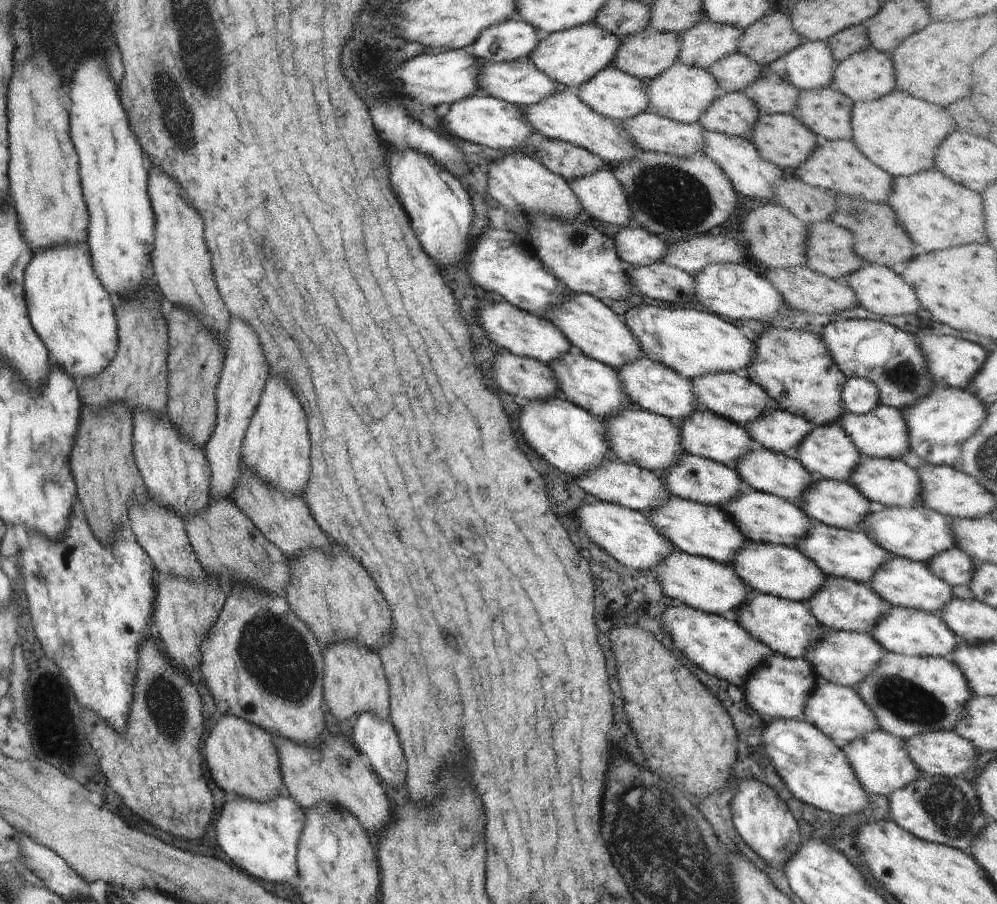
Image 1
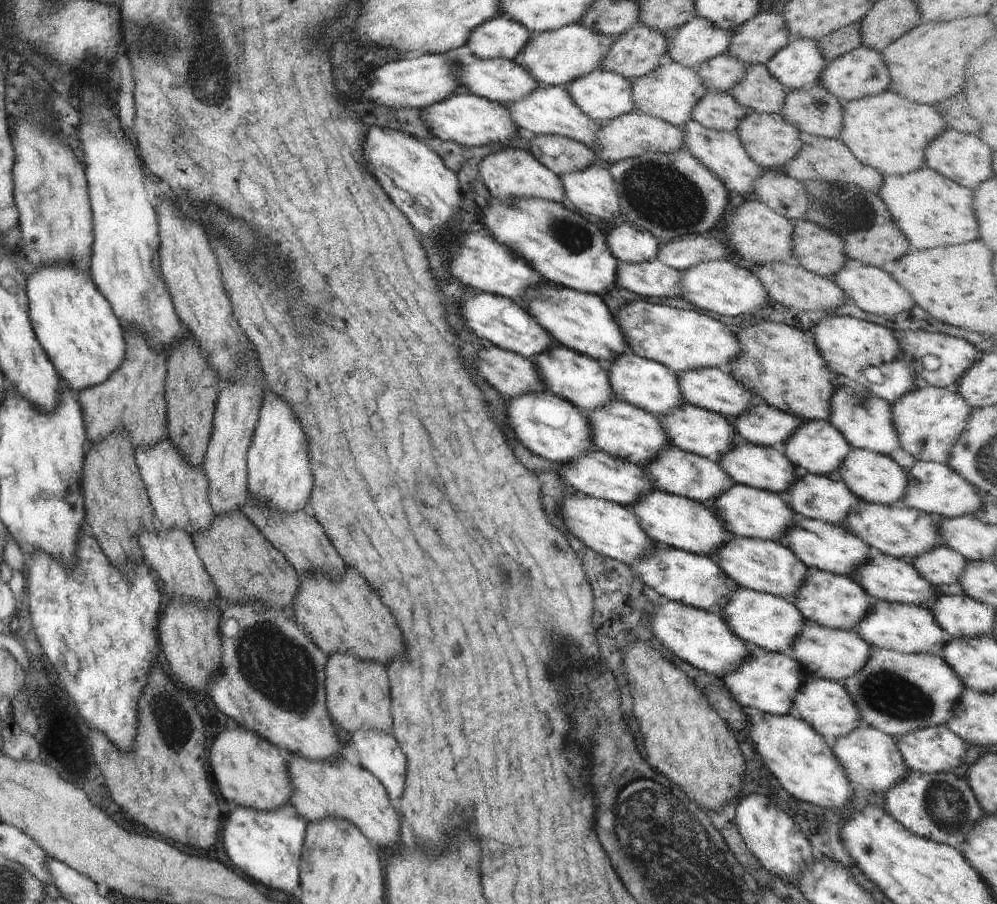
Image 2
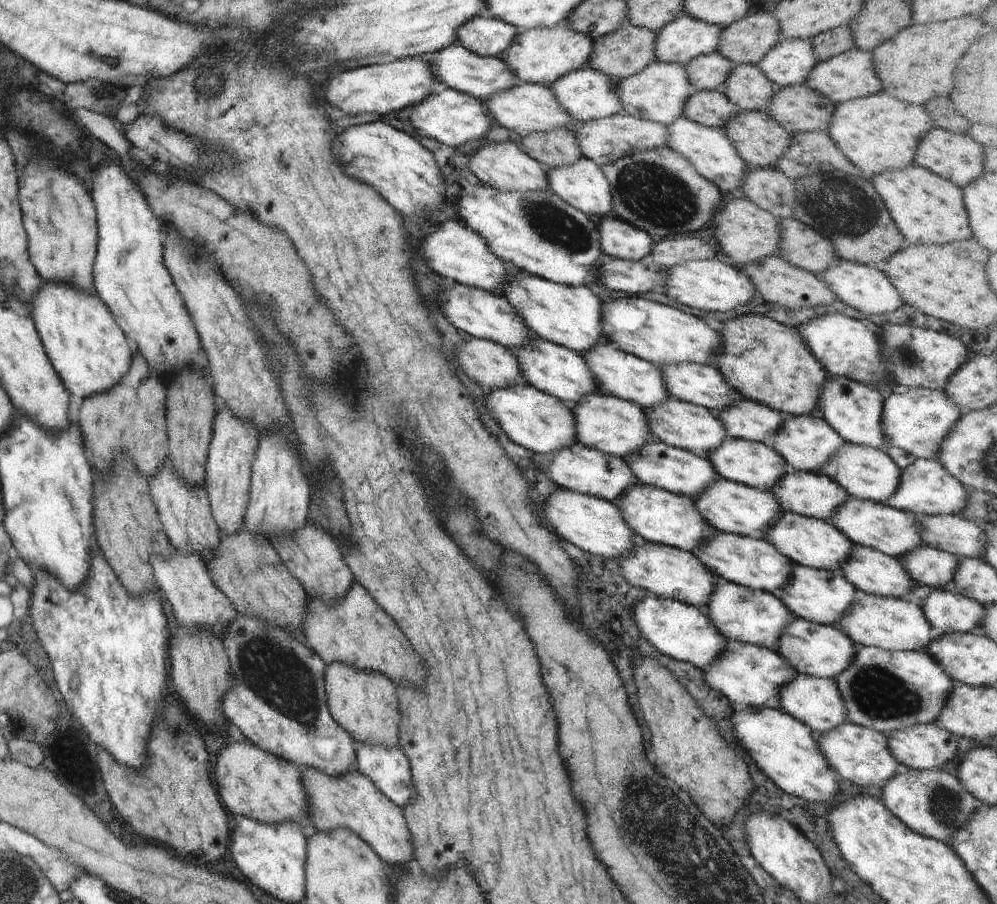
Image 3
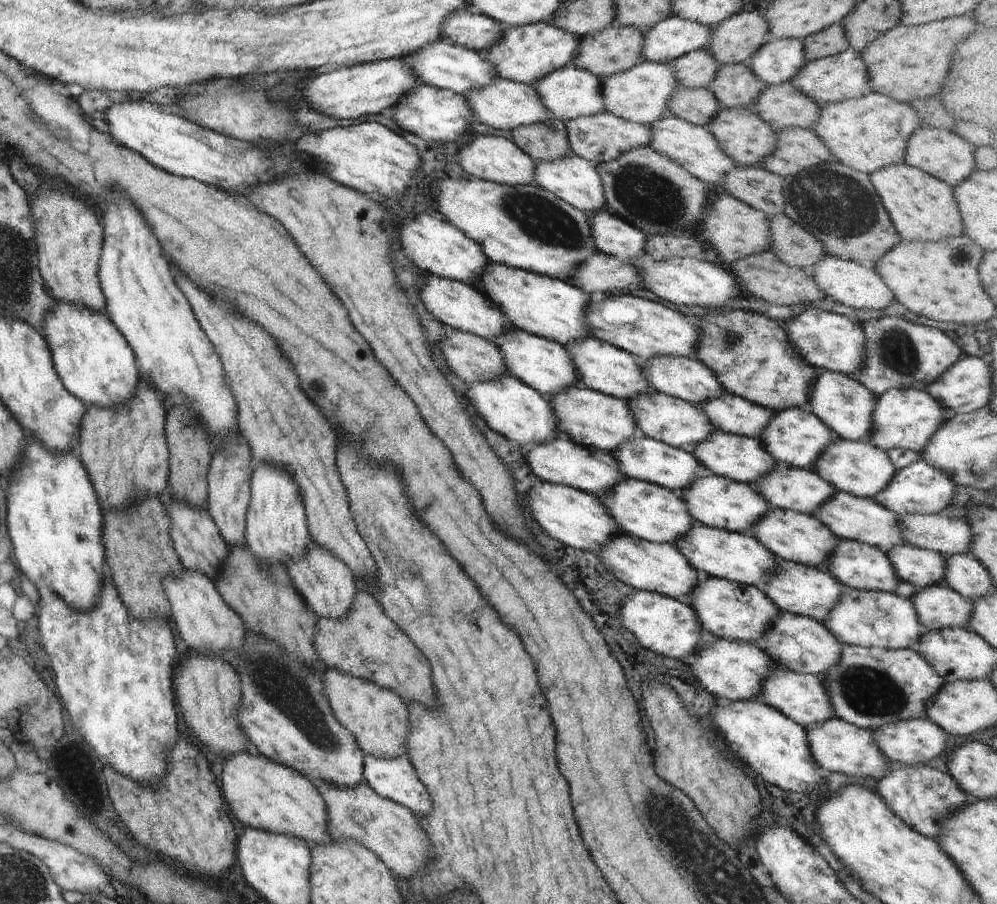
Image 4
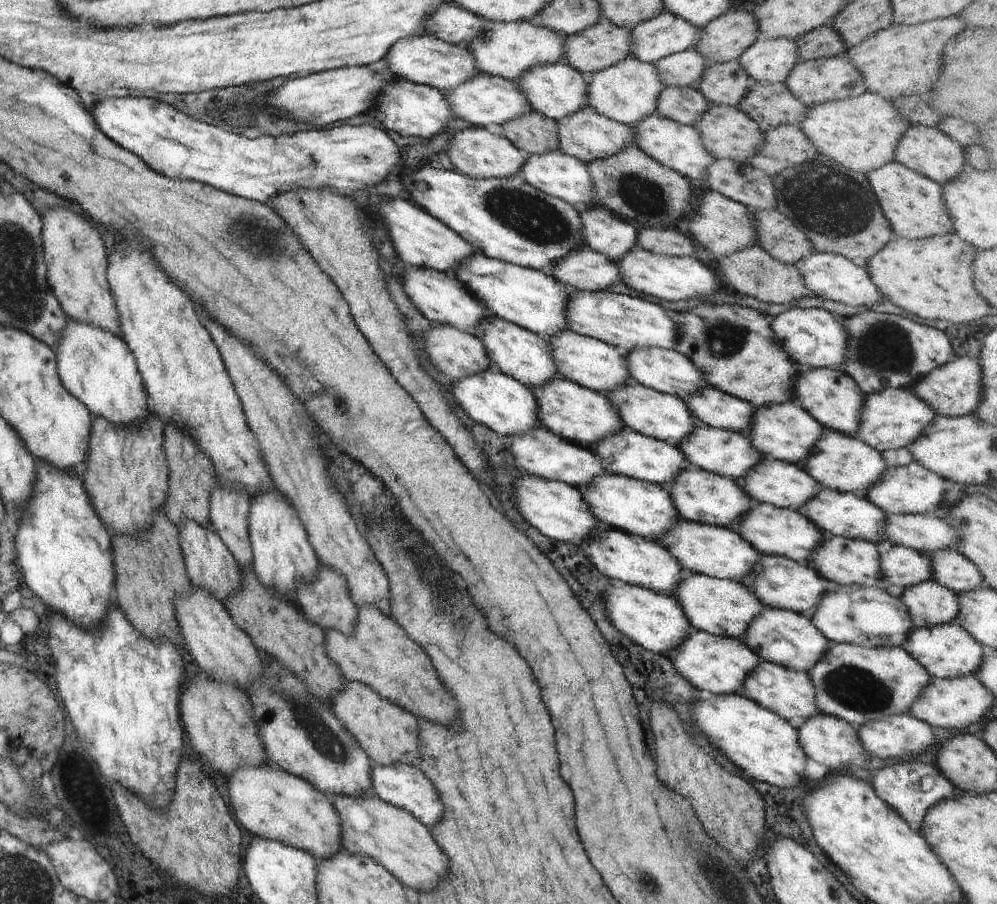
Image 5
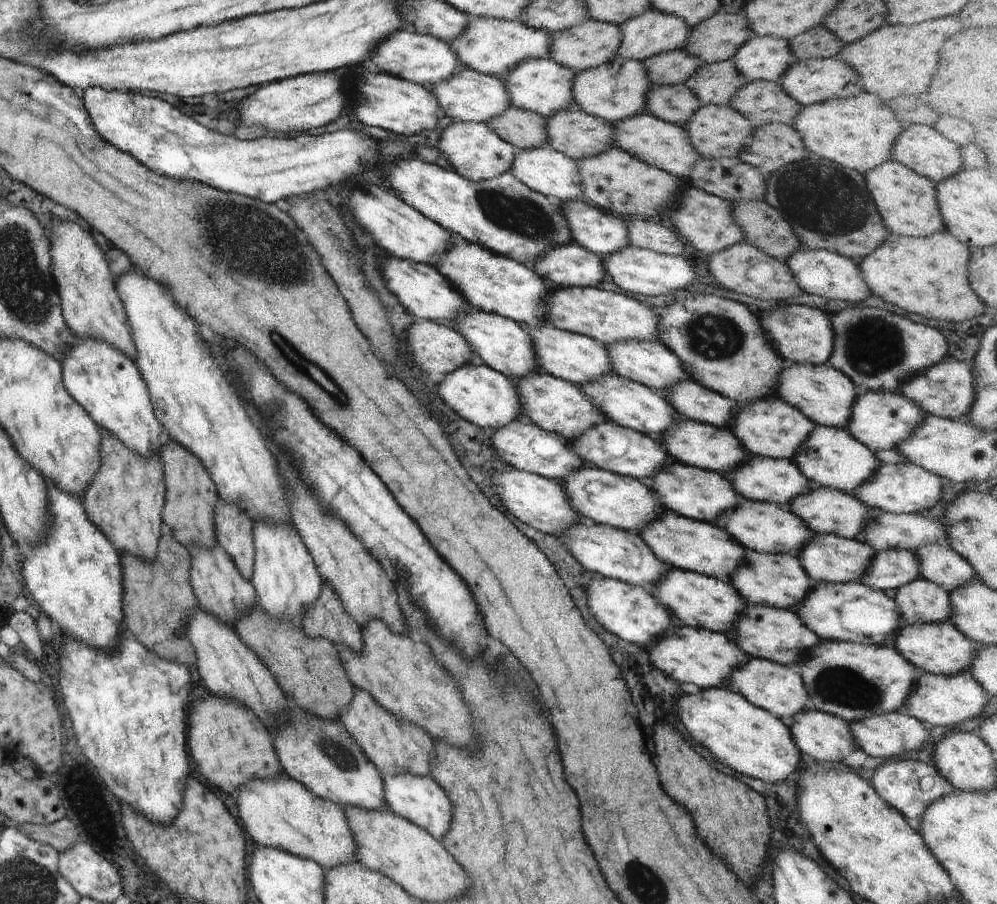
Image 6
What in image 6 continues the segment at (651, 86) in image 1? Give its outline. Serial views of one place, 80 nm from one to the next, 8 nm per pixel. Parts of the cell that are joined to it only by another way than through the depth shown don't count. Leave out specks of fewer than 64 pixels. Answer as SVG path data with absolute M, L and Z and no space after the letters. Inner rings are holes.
M616 54L610 62L576 74L573 80L573 98L584 112L615 124L646 112L646 96L651 86L643 62L625 59Z

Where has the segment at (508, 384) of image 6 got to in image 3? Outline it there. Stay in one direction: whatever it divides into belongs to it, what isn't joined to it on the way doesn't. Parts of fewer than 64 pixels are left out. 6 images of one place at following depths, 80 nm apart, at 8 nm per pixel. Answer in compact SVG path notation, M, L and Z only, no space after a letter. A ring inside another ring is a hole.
M520 381L510 387L488 389L483 398L488 413L502 426L514 444L541 455L550 455L576 442L574 415L559 398Z

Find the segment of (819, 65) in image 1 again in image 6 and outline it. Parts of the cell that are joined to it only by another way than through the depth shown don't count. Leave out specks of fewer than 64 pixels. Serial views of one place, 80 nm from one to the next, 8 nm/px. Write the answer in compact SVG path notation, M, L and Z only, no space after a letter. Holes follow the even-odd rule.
M752 34L733 56L734 66L749 81L781 82L786 71L797 60L789 41L773 36Z

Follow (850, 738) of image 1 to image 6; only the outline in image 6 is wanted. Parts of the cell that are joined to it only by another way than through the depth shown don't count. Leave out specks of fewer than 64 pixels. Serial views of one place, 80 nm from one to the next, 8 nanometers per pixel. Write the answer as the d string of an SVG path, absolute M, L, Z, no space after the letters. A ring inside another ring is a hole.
M749 657L742 666L738 666L731 672L727 686L730 690L739 692L753 705L767 710L772 716L779 718L788 727L792 725L793 716L797 712L809 707L807 692L799 669L766 659Z

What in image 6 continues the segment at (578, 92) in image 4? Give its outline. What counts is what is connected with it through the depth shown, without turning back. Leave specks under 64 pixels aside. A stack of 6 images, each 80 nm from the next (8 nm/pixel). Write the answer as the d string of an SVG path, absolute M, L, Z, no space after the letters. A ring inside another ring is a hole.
M526 59L509 70L509 73L500 75L511 95L512 104L518 108L537 112L545 119L554 116L562 109L568 109L569 104L575 102L573 98L573 80L577 72L567 66L558 64L554 59Z

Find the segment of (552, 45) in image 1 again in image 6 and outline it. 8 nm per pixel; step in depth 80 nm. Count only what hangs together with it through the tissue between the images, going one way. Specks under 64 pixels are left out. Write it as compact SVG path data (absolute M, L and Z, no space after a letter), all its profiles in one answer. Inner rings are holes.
M470 16L465 30L448 42L451 51L462 66L499 77L509 73L520 61L550 58L552 34L530 28L518 19L512 21L496 17Z

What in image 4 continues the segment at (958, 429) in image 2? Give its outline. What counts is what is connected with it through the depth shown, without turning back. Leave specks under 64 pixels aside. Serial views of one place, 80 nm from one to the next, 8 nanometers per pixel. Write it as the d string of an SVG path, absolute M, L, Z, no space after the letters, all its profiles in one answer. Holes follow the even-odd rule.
M888 389L875 400L870 444L880 447L883 451L900 447L909 448L921 454L923 448L929 443L930 437L950 414L924 389Z

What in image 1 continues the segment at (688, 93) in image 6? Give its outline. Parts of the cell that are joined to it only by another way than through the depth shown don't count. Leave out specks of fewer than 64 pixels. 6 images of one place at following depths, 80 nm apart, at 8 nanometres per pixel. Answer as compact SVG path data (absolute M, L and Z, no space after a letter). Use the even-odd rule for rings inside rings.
M742 91L728 92L709 104L699 123L706 131L750 139L758 114L755 104Z

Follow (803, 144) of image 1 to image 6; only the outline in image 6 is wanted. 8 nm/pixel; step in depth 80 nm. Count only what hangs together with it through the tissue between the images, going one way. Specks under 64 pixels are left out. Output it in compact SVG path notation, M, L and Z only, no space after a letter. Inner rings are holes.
M700 105L699 109L686 124L692 146L704 158L719 159L722 157L738 156L738 152L748 144L754 127L736 109L730 105Z

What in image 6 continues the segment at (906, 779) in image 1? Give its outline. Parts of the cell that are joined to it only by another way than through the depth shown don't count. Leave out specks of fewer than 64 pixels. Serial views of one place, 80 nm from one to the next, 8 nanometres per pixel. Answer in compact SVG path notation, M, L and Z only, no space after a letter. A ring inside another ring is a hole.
M808 707L793 716L789 727L794 744L800 752L812 756L819 764L836 764L843 761L853 747L852 734L849 723L839 716L834 716L814 708Z

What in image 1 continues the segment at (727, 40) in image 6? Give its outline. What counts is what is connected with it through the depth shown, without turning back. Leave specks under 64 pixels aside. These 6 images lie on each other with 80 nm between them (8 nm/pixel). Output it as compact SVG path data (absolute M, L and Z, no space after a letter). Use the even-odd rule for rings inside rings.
M766 13L744 29L737 50L761 67L768 67L770 63L796 48L802 40L802 36L794 30L790 16Z

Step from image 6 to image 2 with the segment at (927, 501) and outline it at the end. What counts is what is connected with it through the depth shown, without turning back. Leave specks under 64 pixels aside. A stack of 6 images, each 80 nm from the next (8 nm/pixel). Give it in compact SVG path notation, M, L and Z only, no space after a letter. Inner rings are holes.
M916 461L911 469L906 470L908 484L905 495L896 506L913 508L937 517L961 517L972 515L981 505L981 496L977 488L954 472L947 464L934 461Z

